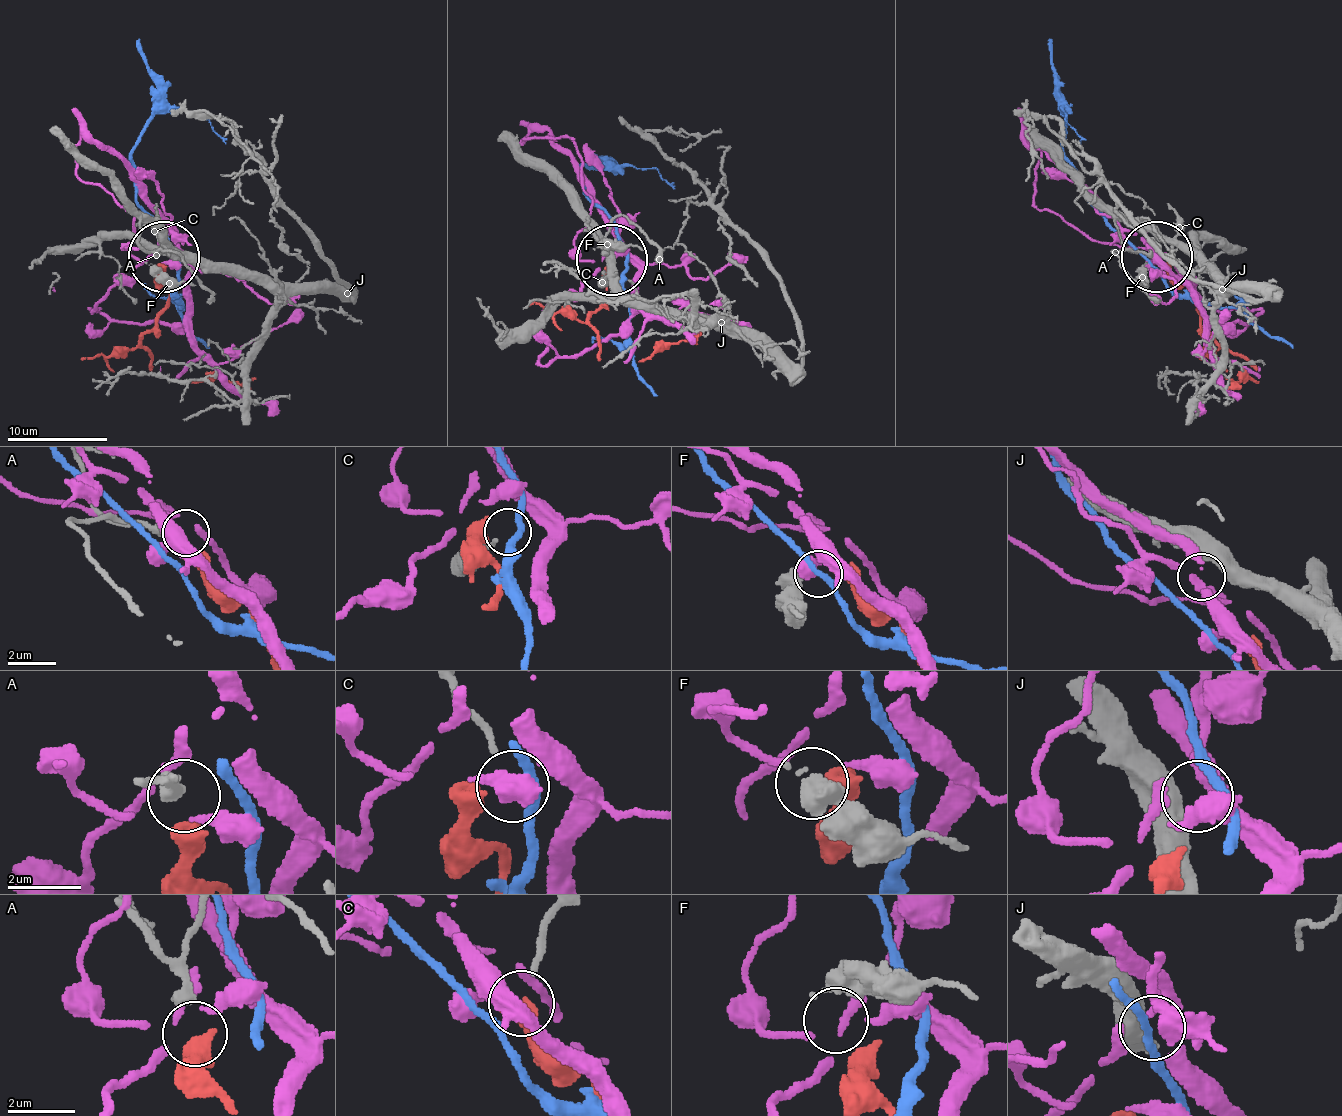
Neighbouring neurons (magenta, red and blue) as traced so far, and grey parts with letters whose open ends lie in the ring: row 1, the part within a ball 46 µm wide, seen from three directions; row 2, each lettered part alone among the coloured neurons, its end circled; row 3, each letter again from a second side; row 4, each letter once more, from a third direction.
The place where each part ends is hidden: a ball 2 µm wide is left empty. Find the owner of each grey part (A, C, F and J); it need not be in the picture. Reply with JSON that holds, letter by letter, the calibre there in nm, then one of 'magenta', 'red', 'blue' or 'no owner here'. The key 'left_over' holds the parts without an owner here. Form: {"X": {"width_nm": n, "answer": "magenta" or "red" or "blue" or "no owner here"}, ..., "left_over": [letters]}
{"A": {"width_nm": 400, "answer": "red"}, "C": {"width_nm": 170, "answer": "blue"}, "F": {"width_nm": 200, "answer": "no owner here"}, "J": {"width_nm": 500, "answer": "no owner here"}, "left_over": ["F", "J"]}

